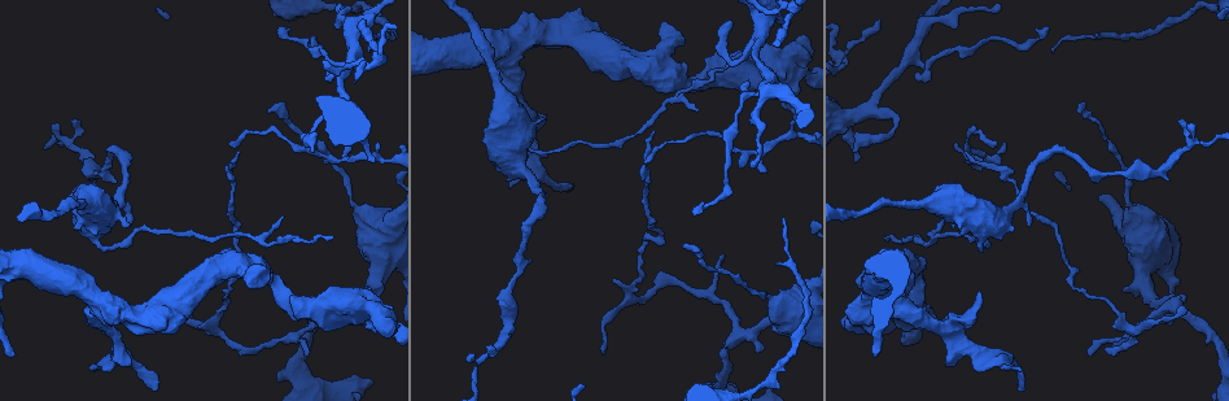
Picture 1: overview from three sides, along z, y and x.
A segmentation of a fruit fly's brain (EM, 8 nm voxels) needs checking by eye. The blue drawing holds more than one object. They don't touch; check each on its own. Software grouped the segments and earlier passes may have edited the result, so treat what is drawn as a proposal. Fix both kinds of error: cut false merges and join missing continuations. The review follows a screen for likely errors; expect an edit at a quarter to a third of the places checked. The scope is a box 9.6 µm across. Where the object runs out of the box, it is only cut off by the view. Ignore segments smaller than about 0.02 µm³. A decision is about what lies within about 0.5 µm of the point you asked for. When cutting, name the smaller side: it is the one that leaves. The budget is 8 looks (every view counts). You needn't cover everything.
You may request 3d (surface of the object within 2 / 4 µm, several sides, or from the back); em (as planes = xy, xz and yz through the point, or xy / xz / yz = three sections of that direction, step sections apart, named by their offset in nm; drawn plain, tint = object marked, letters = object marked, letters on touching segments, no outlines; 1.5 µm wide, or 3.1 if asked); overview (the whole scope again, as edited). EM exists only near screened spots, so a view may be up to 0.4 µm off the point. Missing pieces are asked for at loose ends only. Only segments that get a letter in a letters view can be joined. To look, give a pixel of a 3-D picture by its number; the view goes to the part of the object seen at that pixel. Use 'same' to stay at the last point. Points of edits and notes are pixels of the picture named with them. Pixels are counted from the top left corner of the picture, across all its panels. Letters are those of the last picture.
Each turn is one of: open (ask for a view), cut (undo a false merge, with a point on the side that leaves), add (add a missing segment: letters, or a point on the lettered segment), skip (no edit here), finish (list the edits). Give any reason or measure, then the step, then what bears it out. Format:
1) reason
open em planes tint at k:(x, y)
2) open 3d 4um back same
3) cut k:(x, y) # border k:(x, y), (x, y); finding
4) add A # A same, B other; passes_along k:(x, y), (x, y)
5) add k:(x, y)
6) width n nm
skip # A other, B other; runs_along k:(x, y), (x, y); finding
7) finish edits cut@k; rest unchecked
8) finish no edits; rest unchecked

branch stops here
open 3d 4um back at 1:(727, 18)

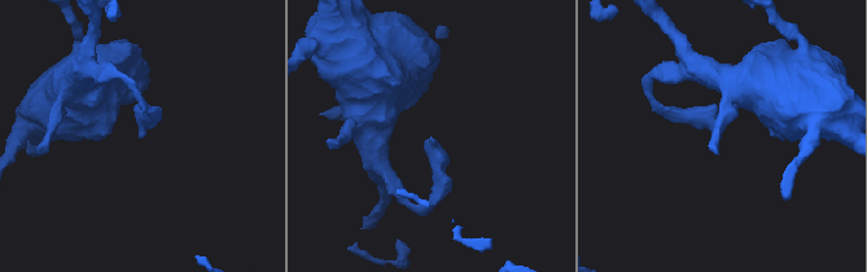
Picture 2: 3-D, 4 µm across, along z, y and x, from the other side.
open em yz step 4 letters at 2:(142, 138)

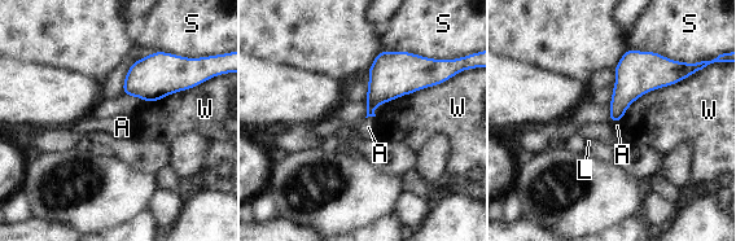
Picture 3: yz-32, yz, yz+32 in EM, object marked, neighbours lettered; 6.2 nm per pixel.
another direction
open em planes letters same

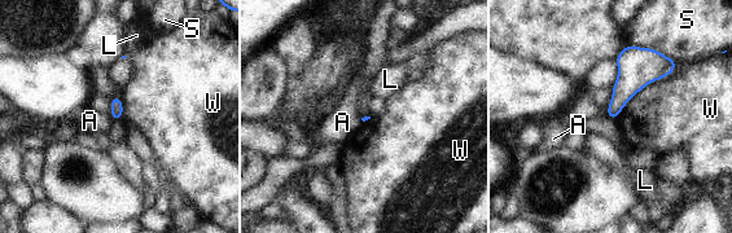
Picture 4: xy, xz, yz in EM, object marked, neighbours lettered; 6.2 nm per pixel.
skip # A other, L other, S other, W other; no lettered segment goes on from it

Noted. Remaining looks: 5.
thin end
open em planes plain at 1:(239, 154)

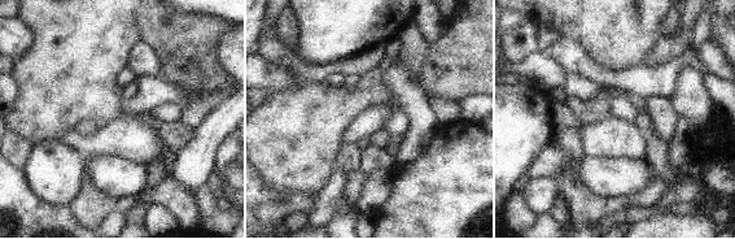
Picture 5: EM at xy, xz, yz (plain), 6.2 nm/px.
see the neighbours
open em planes letters same

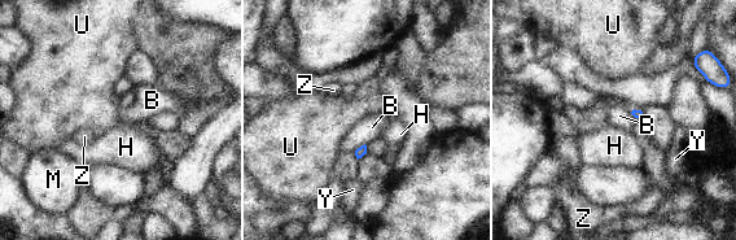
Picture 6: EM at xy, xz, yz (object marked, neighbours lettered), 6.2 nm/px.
skip # B other, H other, M other, U other, Y other, Z other; border 6:(366, 144), (362, 144), (355, 151); none of them fits

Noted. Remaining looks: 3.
free end
open 3d 4um at 1:(981, 295)

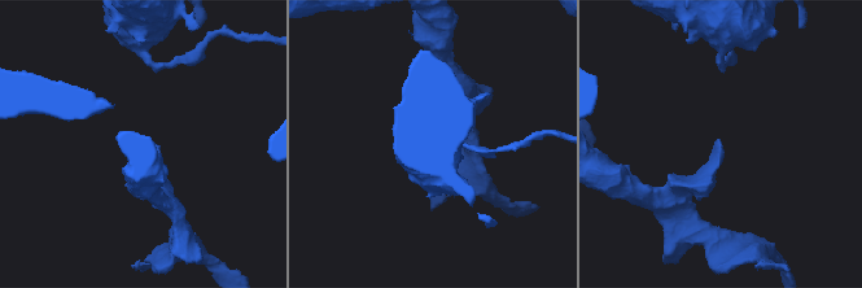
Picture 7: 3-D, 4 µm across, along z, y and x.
now the EM
open em planes letters at 7:(718, 139)

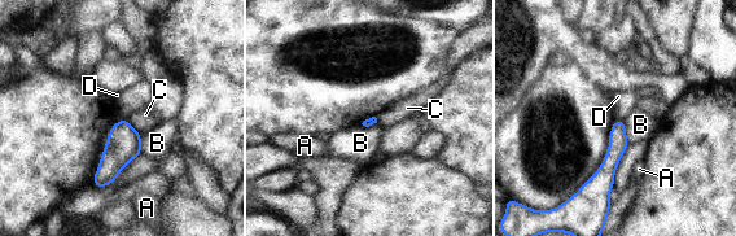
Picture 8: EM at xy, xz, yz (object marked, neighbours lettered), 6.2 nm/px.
skip # A other, B other, C other, D other; border 8:(616, 118), (623, 121); no lettered segment goes on from it

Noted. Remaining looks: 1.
finish no edits; rest unchecked

